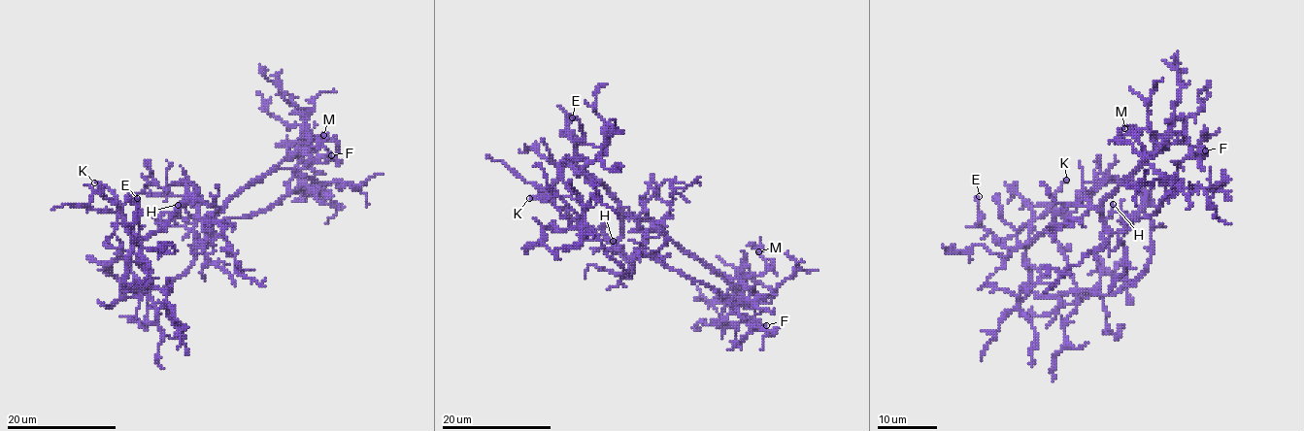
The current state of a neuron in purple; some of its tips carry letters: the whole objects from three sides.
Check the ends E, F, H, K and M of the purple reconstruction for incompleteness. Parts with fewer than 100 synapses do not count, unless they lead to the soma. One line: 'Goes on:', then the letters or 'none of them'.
Goes on: none of them

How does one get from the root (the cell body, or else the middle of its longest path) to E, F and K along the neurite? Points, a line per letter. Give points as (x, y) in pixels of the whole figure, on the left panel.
E: (206, 203), (184, 203), (163, 229), (150, 232), (138, 246), (130, 235), (137, 198)
F: (206, 203), (217, 210), (210, 231), (210, 224), (250, 217), (286, 194), (303, 159), (331, 155)
K: (206, 203), (184, 203), (163, 229), (137, 239), (124, 221), (117, 196), (106, 185), (94, 182)

